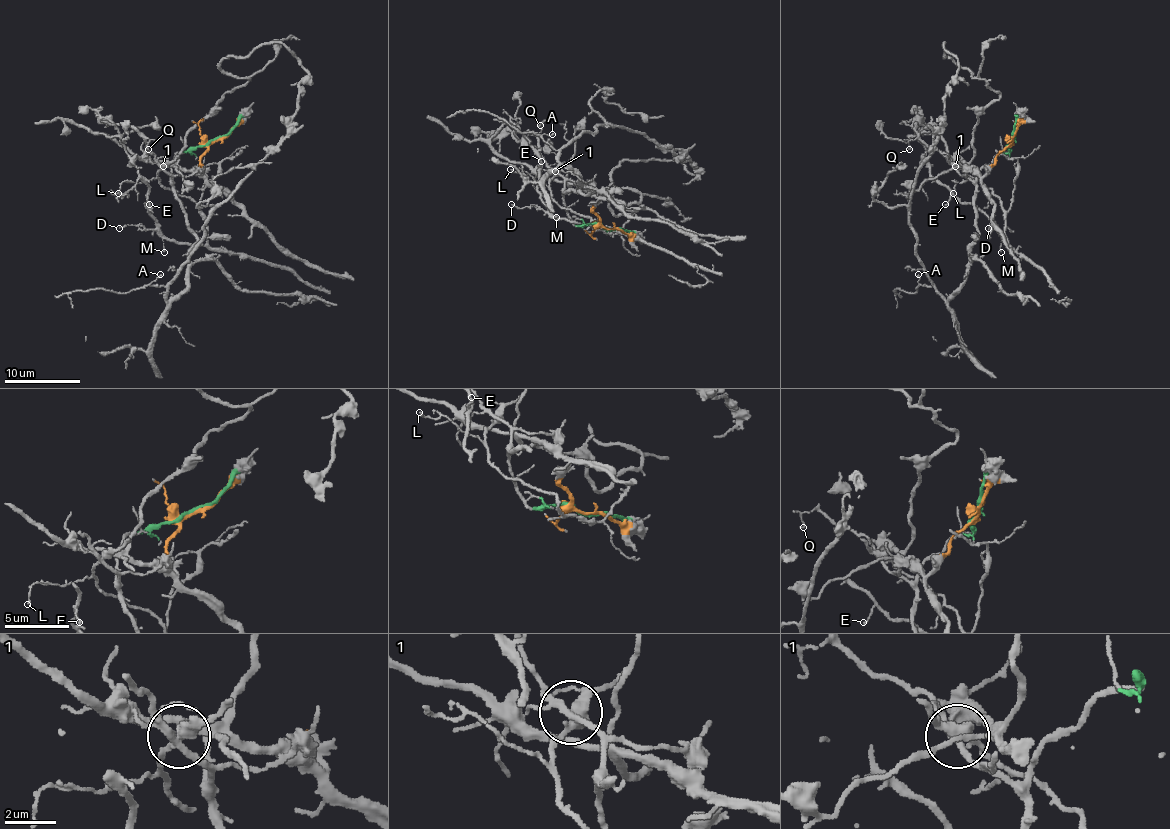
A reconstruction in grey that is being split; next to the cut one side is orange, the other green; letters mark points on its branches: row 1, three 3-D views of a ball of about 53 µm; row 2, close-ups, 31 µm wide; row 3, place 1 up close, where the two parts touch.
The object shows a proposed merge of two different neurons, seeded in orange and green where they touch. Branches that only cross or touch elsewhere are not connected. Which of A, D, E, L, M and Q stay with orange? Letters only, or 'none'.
D, E, L, M

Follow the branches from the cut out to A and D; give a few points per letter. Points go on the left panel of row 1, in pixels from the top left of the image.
A: (216, 140), (176, 155), (172, 193), (197, 241), (189, 281), (168, 300), (165, 286), (149, 282), (161, 275)
D: (214, 140), (201, 157), (204, 178), (166, 164), (157, 174), (195, 203), (204, 244), (119, 227)

